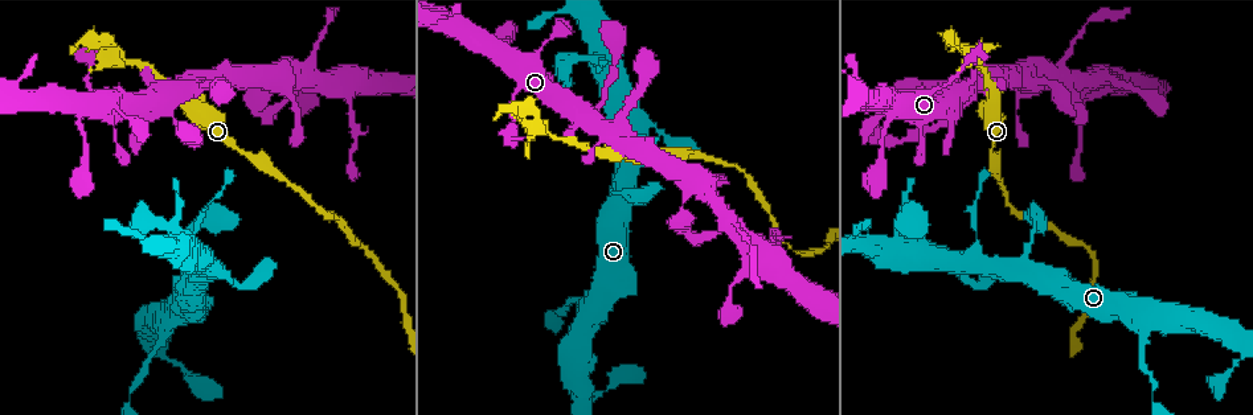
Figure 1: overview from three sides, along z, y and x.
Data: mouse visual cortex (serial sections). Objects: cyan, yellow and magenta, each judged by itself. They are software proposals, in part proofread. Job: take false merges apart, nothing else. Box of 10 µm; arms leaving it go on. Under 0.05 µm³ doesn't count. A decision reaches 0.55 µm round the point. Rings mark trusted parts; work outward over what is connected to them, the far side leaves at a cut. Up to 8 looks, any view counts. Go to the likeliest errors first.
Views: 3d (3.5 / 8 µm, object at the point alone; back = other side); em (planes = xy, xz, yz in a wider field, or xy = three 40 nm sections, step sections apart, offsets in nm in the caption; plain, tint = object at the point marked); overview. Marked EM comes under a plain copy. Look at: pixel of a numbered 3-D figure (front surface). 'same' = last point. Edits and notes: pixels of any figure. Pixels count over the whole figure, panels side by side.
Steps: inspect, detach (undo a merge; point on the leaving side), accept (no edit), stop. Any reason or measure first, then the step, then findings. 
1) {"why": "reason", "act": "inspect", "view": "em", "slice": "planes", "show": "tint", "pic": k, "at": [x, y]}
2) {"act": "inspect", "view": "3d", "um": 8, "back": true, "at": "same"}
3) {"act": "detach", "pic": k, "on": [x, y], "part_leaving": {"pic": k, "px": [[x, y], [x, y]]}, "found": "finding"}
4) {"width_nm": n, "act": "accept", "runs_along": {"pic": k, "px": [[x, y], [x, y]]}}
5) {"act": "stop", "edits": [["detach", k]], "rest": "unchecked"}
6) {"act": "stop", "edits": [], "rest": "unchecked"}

{"why": "thin neck", "act": "inspect", "view": "3d", "um": 8, "back": true, "pic": 1, "at": [606, 389]}

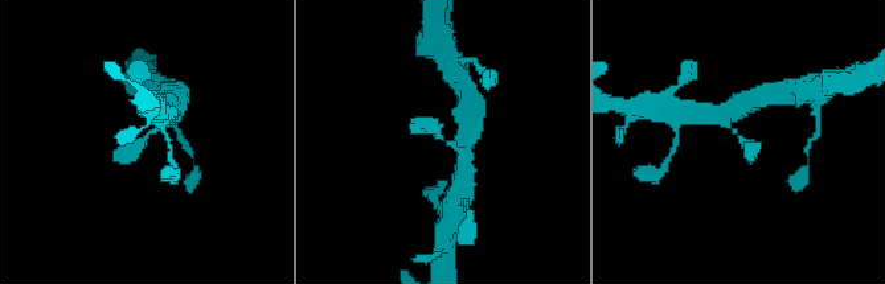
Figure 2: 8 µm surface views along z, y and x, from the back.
{"arm_widths_nm": [400, 450], "why": "need the tissue", "act": "inspect", "view": "em", "slice": "xy", "step": 2, "show": "tint", "at": "same"}

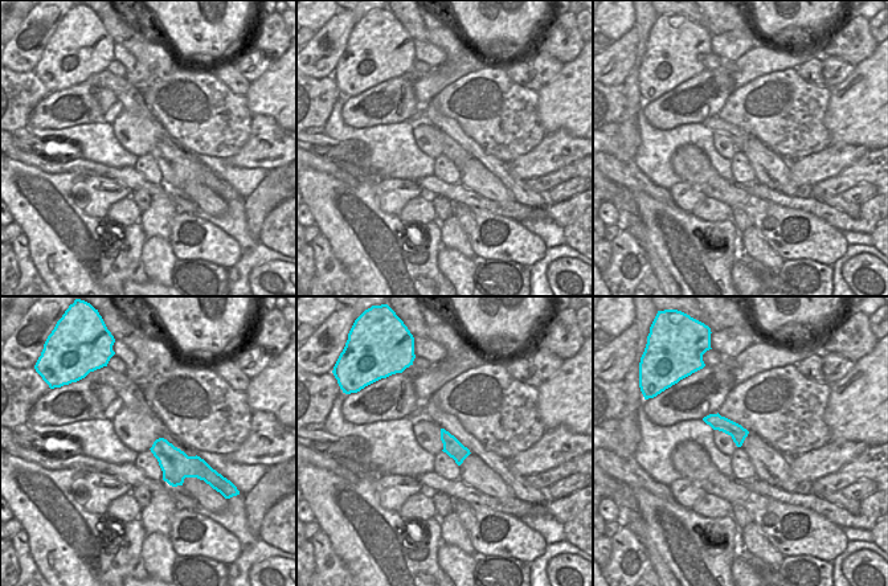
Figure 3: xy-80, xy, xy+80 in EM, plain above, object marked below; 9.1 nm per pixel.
{"act": "accept", "runs_along": {"pic": 2, "px": [[168, 111], [159, 130], [118, 157]]}, "found": "one cell here"}

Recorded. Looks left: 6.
{"why": "two arms in line, one across", "act": "inspect", "view": "3d", "um": 3.5, "pic": 1, "at": [901, 239]}

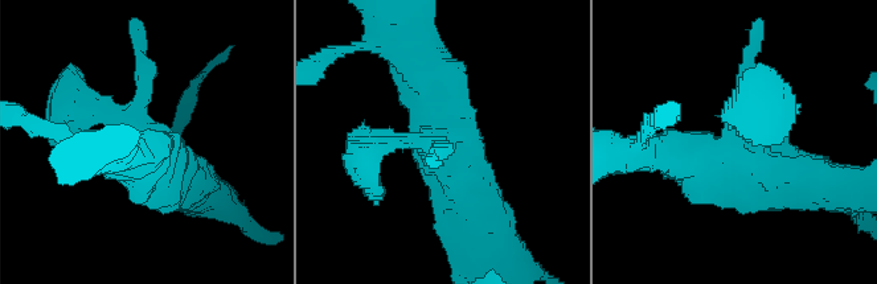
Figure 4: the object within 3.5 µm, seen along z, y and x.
{"act": "inspect", "view": "em", "slice": "xy", "step": 5, "show": "tint", "pic": 4, "at": [434, 137]}

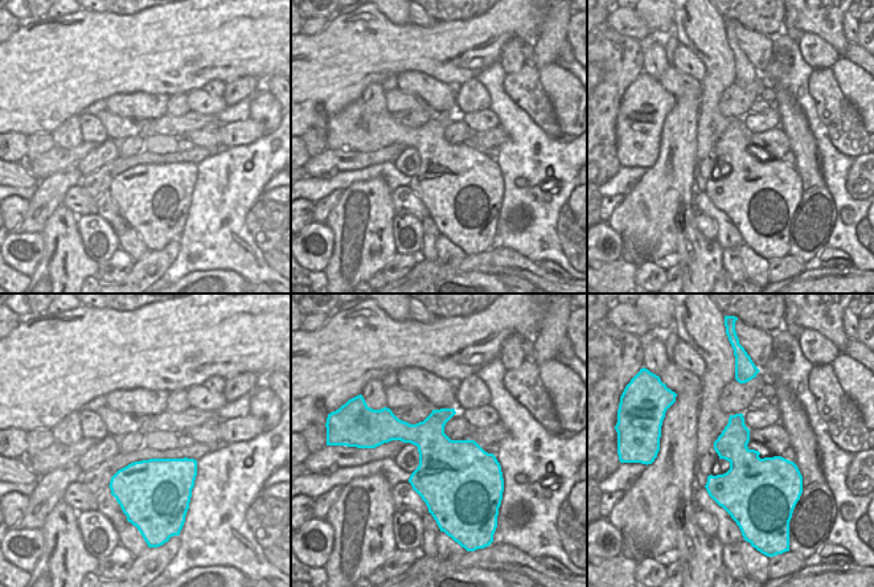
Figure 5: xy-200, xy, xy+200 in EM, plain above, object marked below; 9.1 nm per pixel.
{"act": "accept", "runs_along": {"pic": 4, "px": [[478, 215], [433, 83], [413, 66]]}, "found": "continuous, no second cell"}

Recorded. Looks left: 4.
{"why": "side arm on a straight run", "act": "inspect", "view": "3d", "um": 3.5, "back": true, "pic": 1, "at": [1030, 82]}

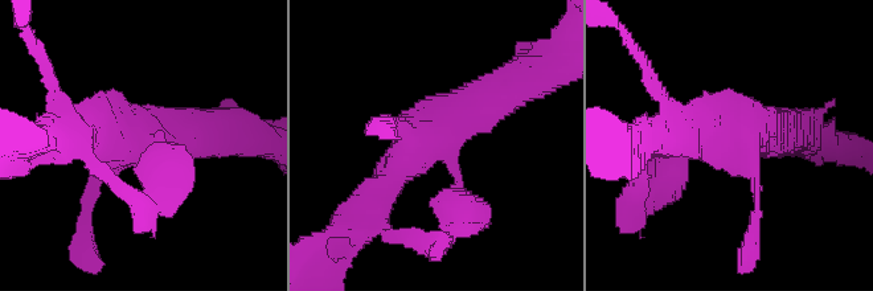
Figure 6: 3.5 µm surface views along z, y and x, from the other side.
{"why": "shape alone is not enough", "act": "inspect", "view": "em", "slice": "xy", "step": 1, "show": "tint", "pic": 6, "at": [447, 148]}

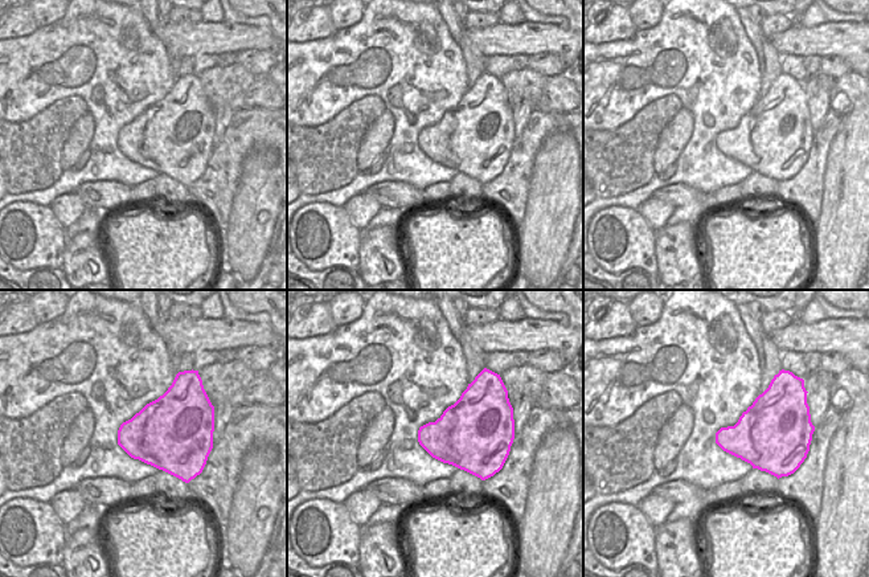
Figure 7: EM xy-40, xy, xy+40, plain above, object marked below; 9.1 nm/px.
{"act": "accept", "runs_along": {"pic": 6, "px": [[509, 87], [415, 138], [376, 196]]}, "found": "continuous, no second cell"}

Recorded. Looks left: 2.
{"act": "inspect", "view": "3d", "um": 3.5, "pic": 1, "at": [353, 110]}

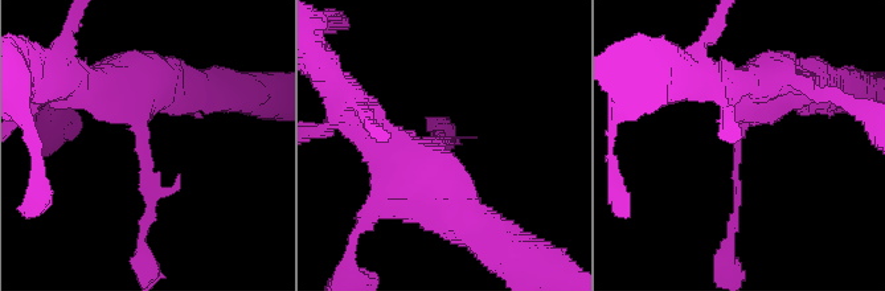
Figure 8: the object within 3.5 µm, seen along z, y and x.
{"act": "inspect", "view": "em", "slice": "xy", "step": 1, "show": "tint", "pic": 8, "at": [738, 143]}

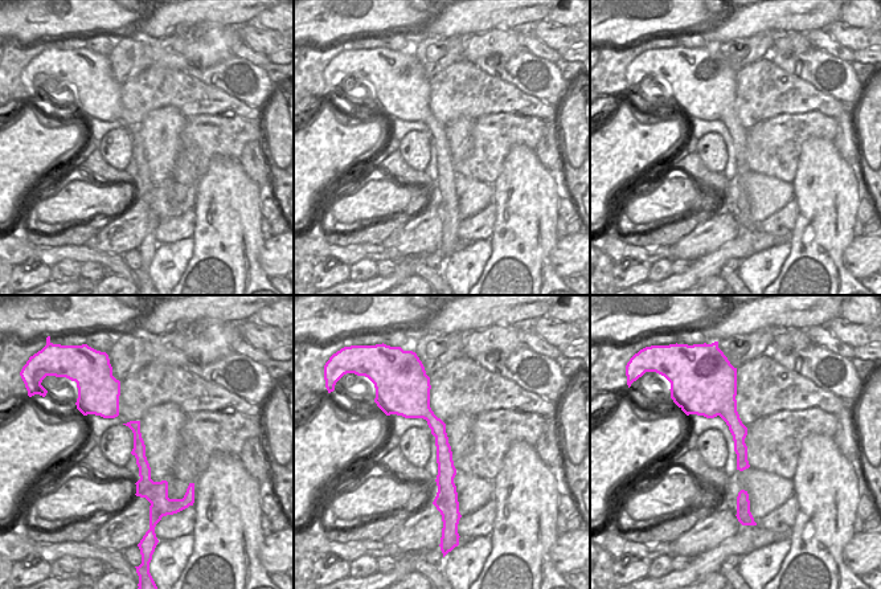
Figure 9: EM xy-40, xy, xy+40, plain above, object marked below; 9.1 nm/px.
{"act": "accept", "runs_along": {"pic": 8, "px": [[748, 85], [730, 236]]}, "found": "continuous, no second cell"}

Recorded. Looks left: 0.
{"act": "stop", "edits": [], "rest": "unchecked"}

